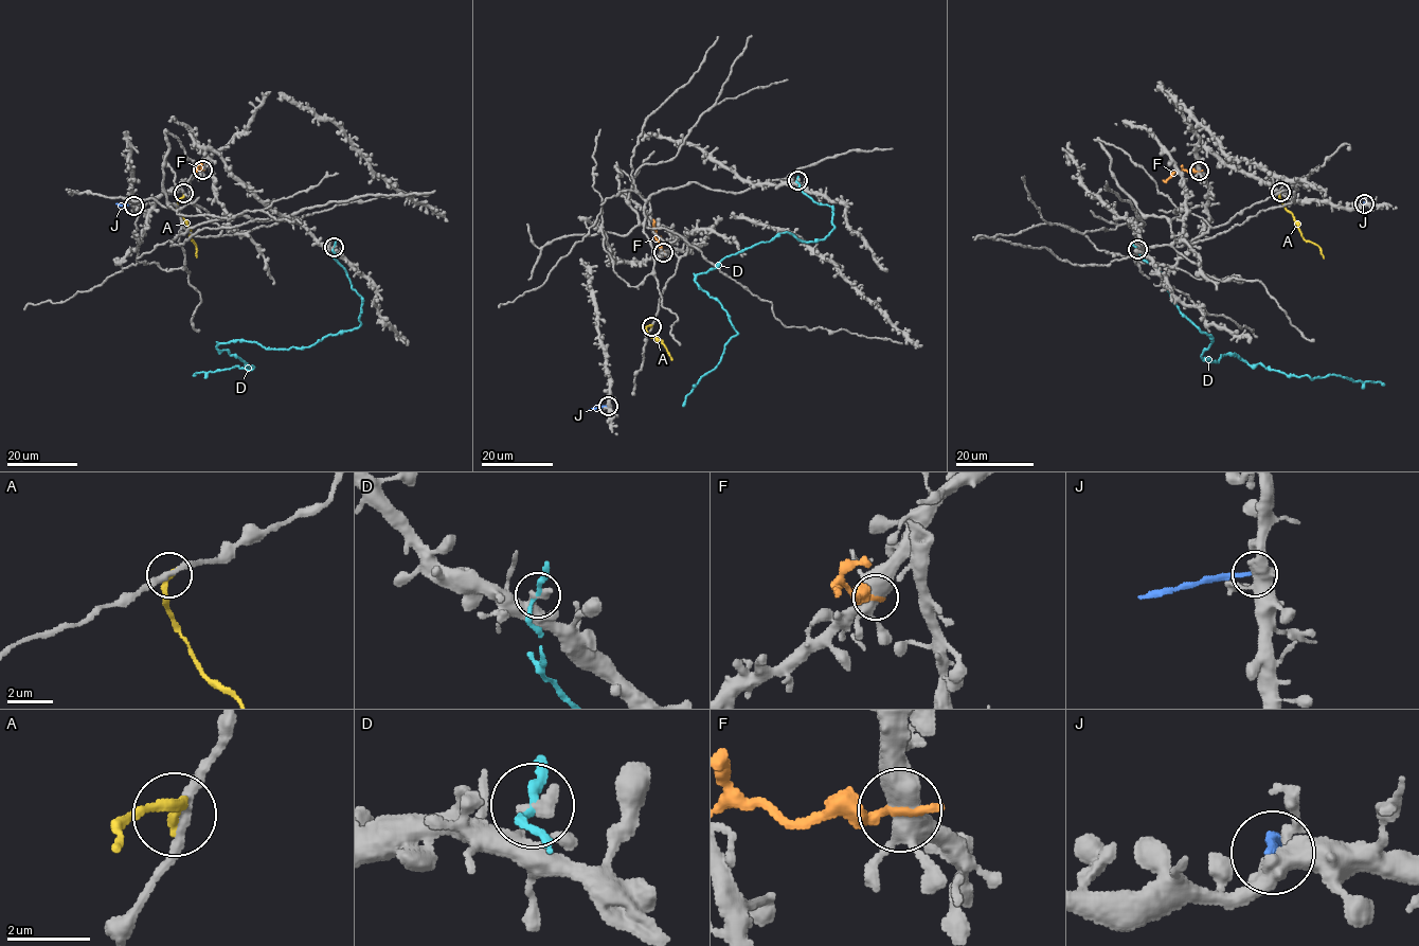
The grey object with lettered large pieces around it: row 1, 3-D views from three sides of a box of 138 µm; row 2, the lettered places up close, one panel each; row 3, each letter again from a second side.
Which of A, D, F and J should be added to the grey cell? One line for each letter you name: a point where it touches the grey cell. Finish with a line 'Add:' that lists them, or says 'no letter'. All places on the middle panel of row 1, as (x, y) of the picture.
Add: no letter

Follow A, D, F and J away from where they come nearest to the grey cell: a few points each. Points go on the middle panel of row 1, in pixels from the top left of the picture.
A: (650, 326), (646, 327), (647, 334), (662, 340), (672, 360)
D: (797, 180), (813, 201), (831, 208), (834, 228), (812, 242), (778, 233), (696, 277), (737, 334), (682, 406)
F: (663, 252), (653, 219)
J: (608, 406), (590, 410)

